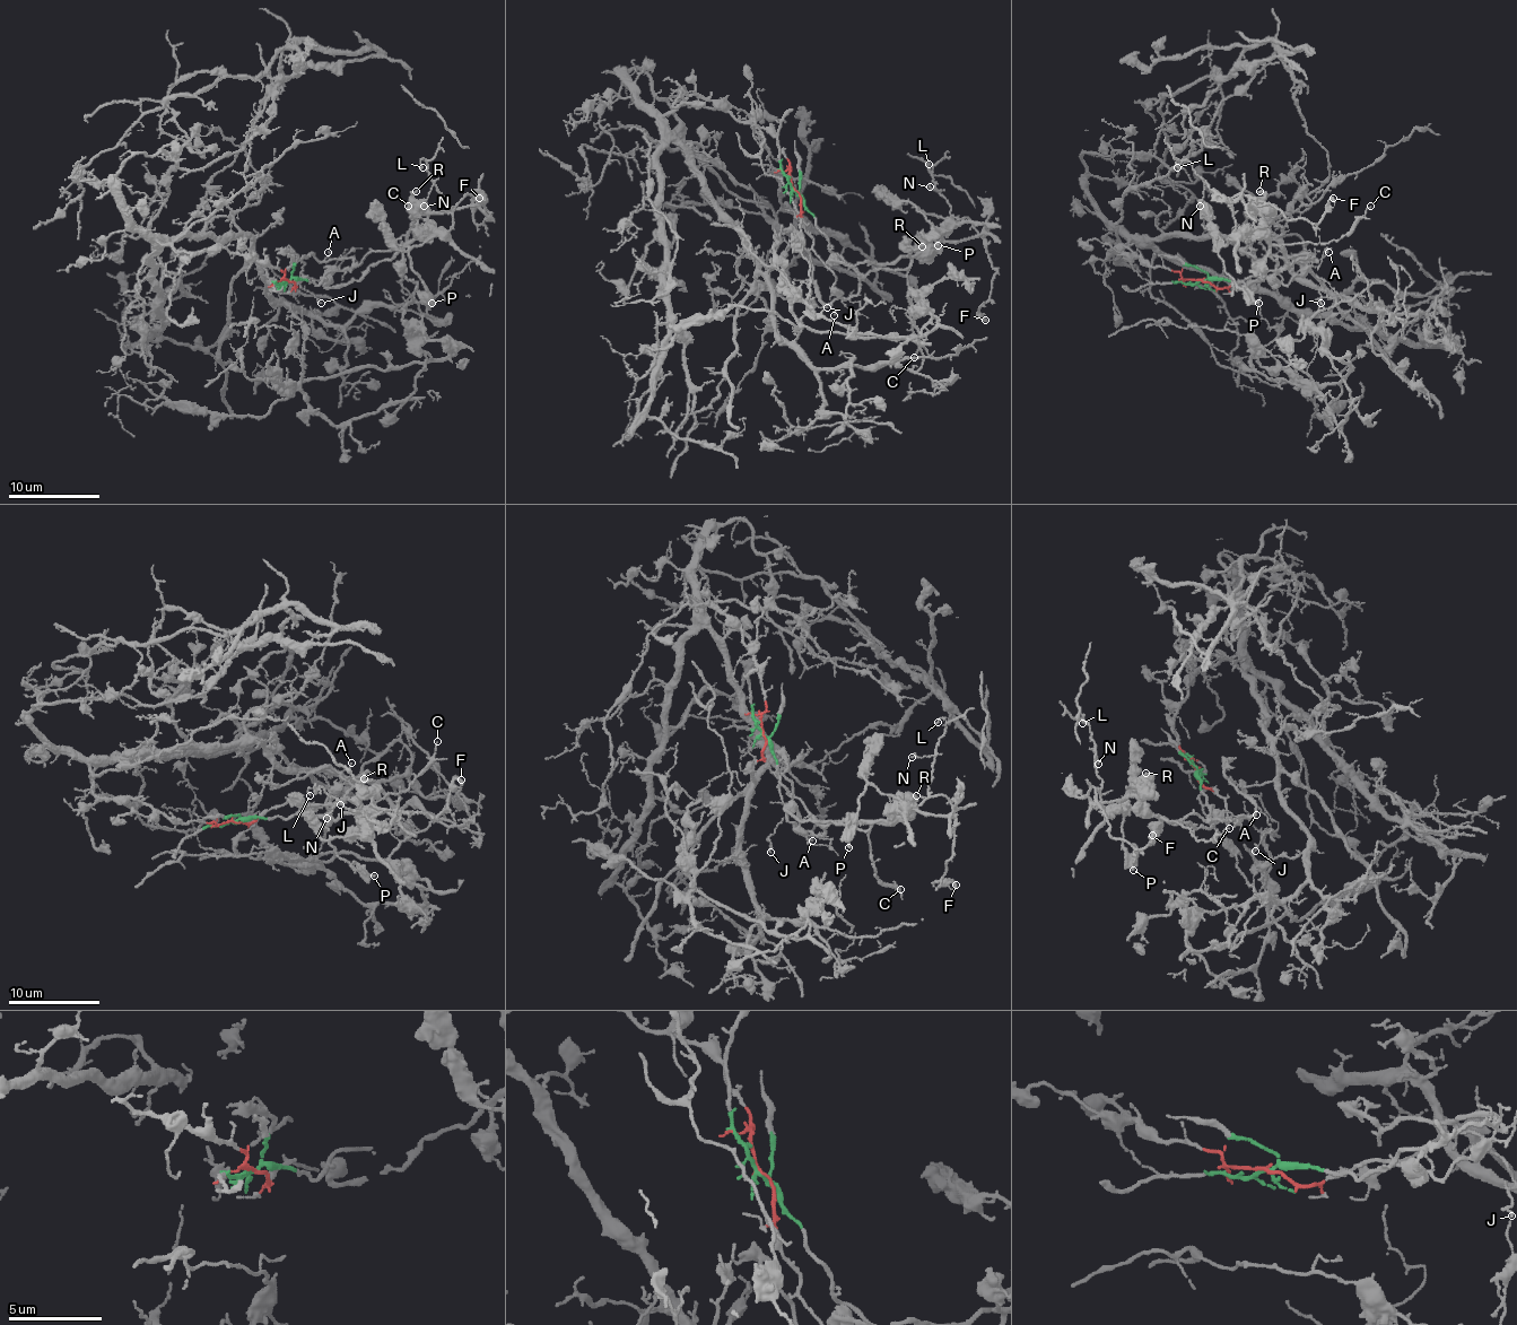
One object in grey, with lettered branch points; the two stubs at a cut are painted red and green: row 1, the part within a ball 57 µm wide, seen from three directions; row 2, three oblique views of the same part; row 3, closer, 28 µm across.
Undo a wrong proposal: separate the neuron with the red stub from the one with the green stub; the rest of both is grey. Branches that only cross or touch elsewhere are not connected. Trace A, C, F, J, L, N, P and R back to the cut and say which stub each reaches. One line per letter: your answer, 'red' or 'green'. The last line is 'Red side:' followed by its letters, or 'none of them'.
A: green
C: green
F: green
J: green
L: green
N: green
P: green
R: green
Red side: none of them

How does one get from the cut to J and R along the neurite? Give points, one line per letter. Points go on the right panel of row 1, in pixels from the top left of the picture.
J: (1202, 279), (1249, 284), (1265, 272), (1299, 259), (1317, 261), (1308, 254), (1295, 256), (1319, 286), (1319, 302)
R: (1202, 279), (1249, 284), (1265, 272), (1286, 266), (1281, 250), (1265, 234), (1261, 220), (1263, 195), (1258, 191)

